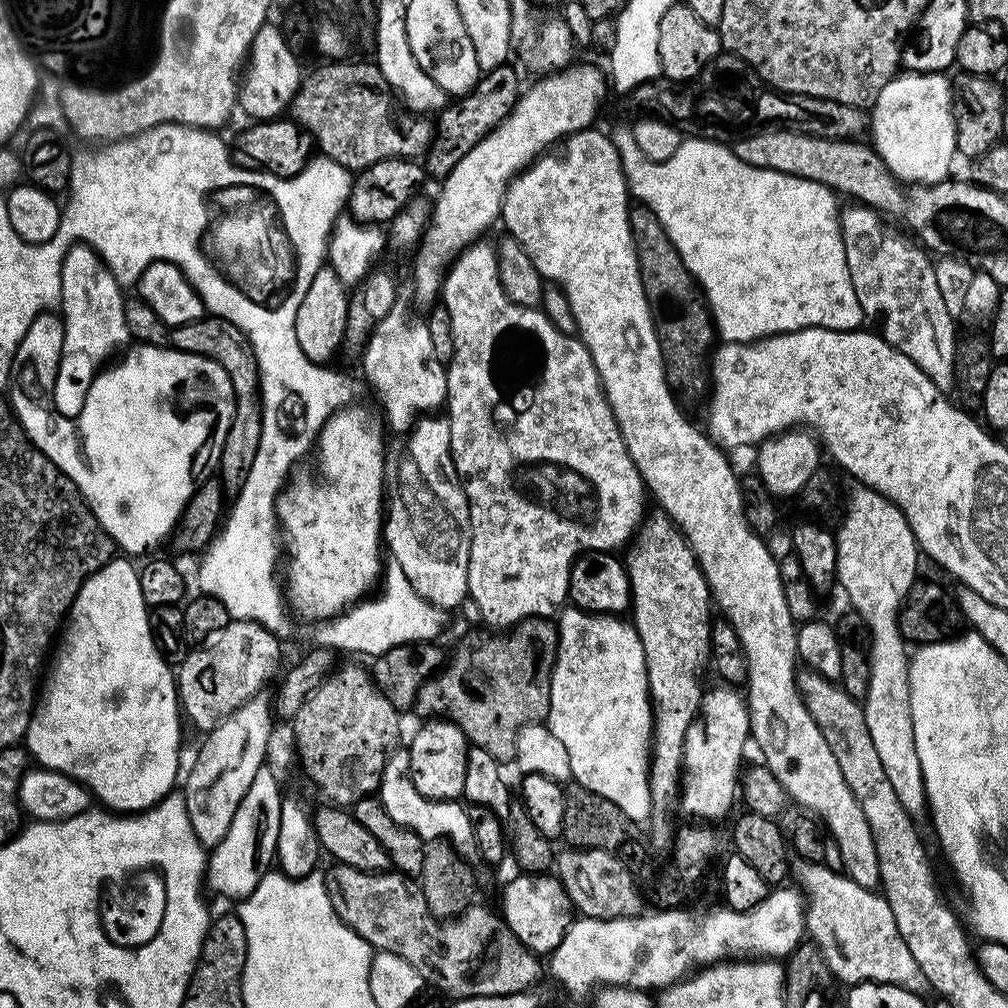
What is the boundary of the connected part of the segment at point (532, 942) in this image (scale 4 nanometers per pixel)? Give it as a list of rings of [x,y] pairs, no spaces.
[[[516,874],[516,877],[513,878],[512,881],[509,882],[508,885],[504,888],[504,916],[502,912],[502,920],[508,923],[507,931],[511,933],[511,935],[516,936],[519,940],[522,941],[524,945],[528,948],[528,951],[533,954],[541,954],[540,952],[544,952],[544,954],[551,954],[556,947],[563,940],[563,936],[567,934],[568,926],[572,923],[574,919],[574,908],[568,899],[568,893],[564,891],[564,885],[560,883],[559,879],[555,875],[552,874]]]

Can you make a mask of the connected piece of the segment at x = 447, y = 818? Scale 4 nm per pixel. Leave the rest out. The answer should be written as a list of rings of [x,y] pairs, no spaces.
[[[384,768],[384,774],[380,778],[378,798],[382,806],[386,806],[386,814],[394,818],[402,826],[406,826],[411,832],[420,835],[425,842],[447,842],[461,854],[473,851],[474,839],[472,822],[468,817],[468,809],[463,803],[455,800],[431,800],[422,794],[414,786],[414,782],[404,788],[404,780],[396,780],[392,776],[392,768]]]

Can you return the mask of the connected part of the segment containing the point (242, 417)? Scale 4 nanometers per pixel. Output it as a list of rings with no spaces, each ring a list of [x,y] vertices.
[[[205,314],[201,320],[186,322],[171,329],[170,344],[177,352],[189,352],[218,362],[230,378],[236,395],[236,413],[230,422],[226,442],[222,446],[222,458],[218,469],[218,479],[224,485],[225,493],[237,494],[250,474],[254,458],[258,457],[259,443],[262,441],[264,408],[260,390],[260,367],[251,342],[234,326],[234,322],[220,316]]]

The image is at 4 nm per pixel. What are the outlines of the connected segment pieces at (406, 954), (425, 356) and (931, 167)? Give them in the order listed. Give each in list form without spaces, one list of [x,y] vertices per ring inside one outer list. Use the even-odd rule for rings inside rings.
[[[340,864],[334,867],[332,880],[327,881],[328,897],[340,920],[348,928],[353,928],[373,949],[398,954],[398,958],[406,958],[414,970],[425,982],[428,981],[428,922],[422,926],[422,920],[433,916],[426,910],[427,902],[424,892],[409,877],[395,871],[363,872]],[[378,906],[384,906],[384,918],[378,914]],[[380,924],[388,926],[388,932],[378,932]]]
[[[393,311],[369,333],[362,355],[364,374],[380,394],[391,428],[402,436],[412,430],[419,414],[447,403],[447,367],[436,360],[430,330],[423,319]]]
[[[903,73],[882,88],[870,110],[869,137],[897,181],[912,186],[940,184],[951,175],[956,143],[954,102],[943,73]]]

